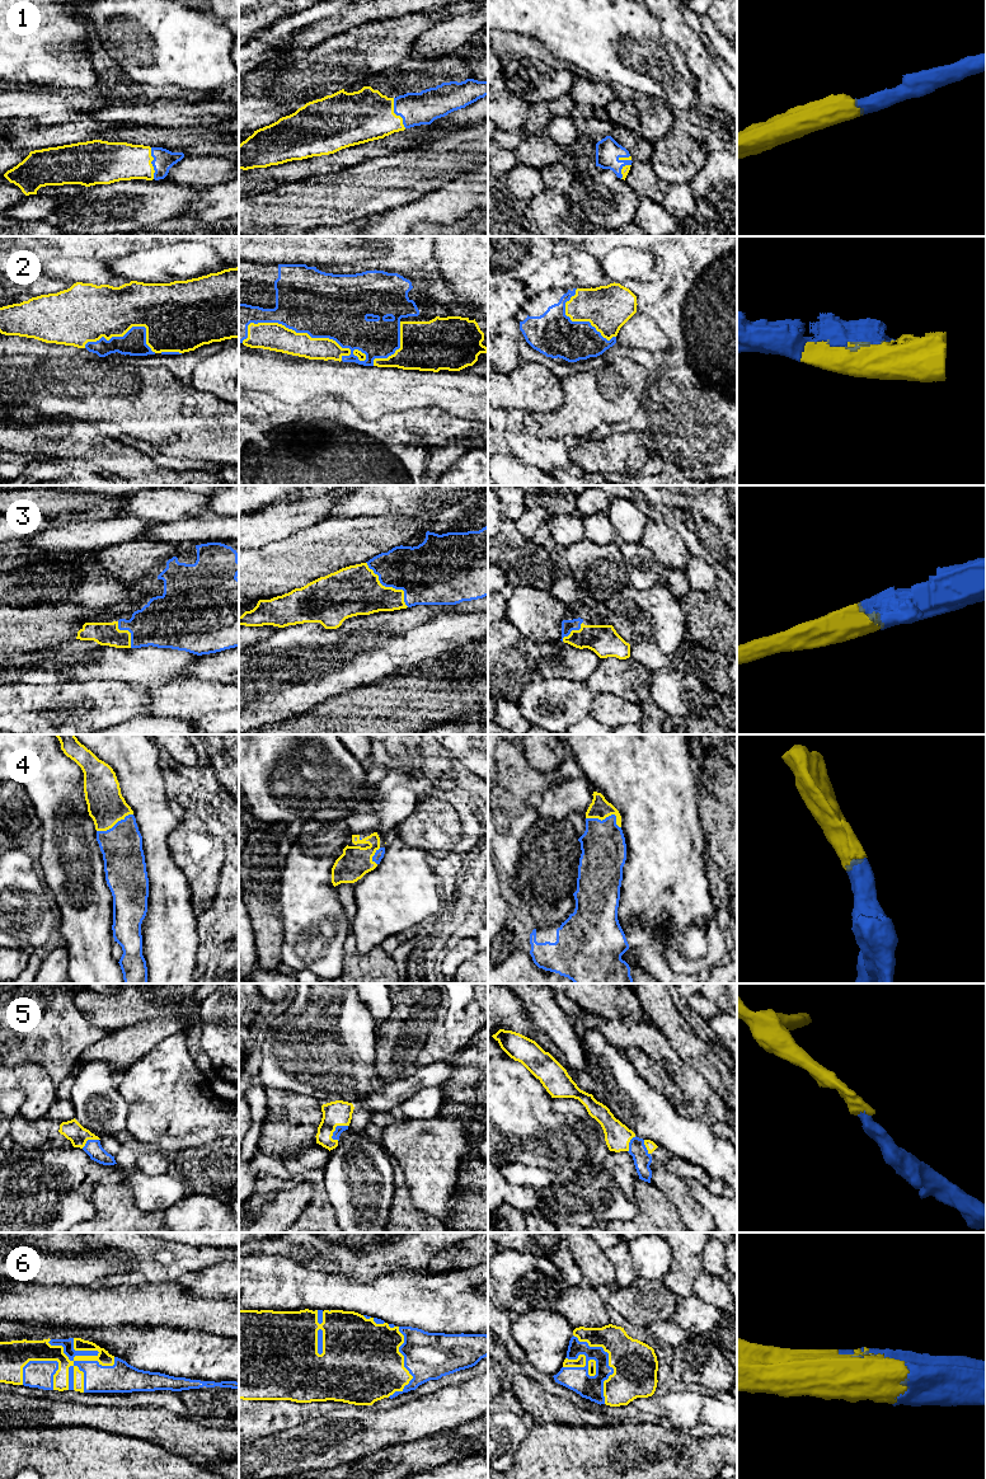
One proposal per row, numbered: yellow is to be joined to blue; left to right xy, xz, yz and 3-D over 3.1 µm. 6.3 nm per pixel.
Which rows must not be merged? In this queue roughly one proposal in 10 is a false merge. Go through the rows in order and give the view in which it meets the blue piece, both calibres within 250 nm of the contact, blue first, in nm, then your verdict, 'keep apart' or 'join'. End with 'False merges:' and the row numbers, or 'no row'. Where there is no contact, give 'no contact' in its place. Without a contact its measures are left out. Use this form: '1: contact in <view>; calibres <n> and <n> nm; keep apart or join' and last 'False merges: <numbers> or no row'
1: contact in xz; calibres 200 and 320 nm; join
2: contact in xz; calibres 420 and 180 nm; join
3: contact in xz; calibres 360 and 320 nm; join
4: contact in yz; calibres 280 and 130 nm; join
5: contact in xz; calibres 50 and 160 nm; join
6: contact in xy; calibres 180 and 130 nm; join
False merges: no row

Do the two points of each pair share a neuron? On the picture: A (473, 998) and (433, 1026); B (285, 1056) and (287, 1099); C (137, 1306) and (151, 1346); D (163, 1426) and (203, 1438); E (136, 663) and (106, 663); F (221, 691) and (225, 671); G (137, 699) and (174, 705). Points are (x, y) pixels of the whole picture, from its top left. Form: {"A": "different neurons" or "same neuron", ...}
{"A": "same neuron", "B": "different neurons", "C": "different neurons", "D": "same neuron", "E": "same neuron", "F": "different neurons", "G": "different neurons"}

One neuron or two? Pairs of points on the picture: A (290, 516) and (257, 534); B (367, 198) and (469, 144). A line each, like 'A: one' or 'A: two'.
A: one
B: one

